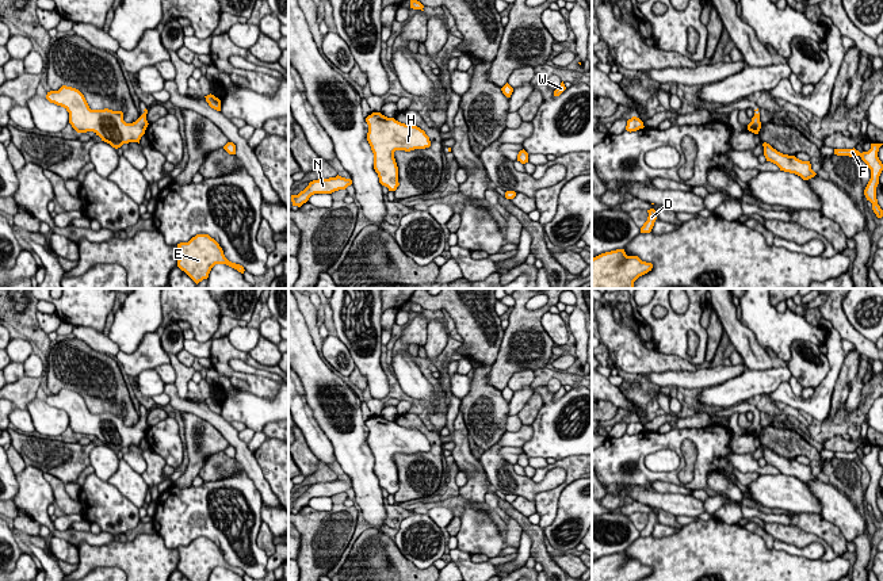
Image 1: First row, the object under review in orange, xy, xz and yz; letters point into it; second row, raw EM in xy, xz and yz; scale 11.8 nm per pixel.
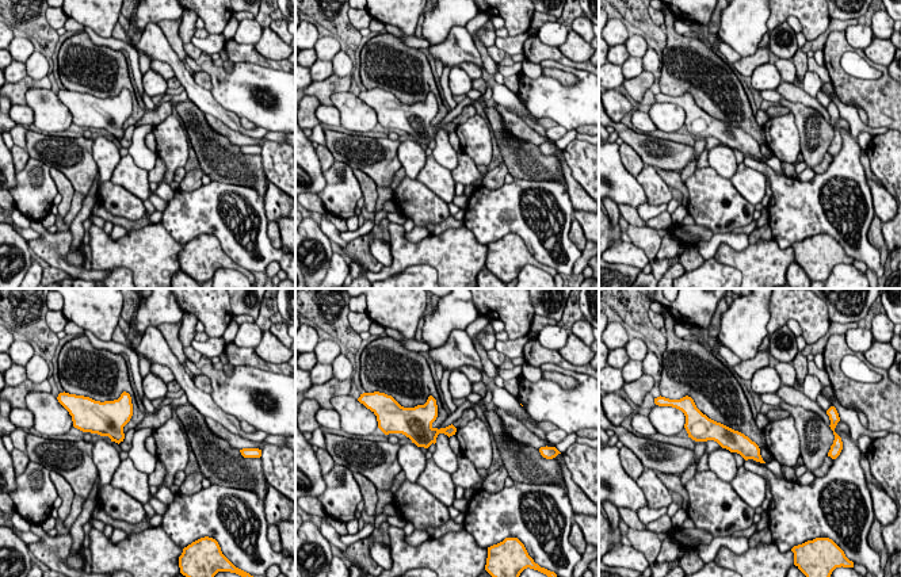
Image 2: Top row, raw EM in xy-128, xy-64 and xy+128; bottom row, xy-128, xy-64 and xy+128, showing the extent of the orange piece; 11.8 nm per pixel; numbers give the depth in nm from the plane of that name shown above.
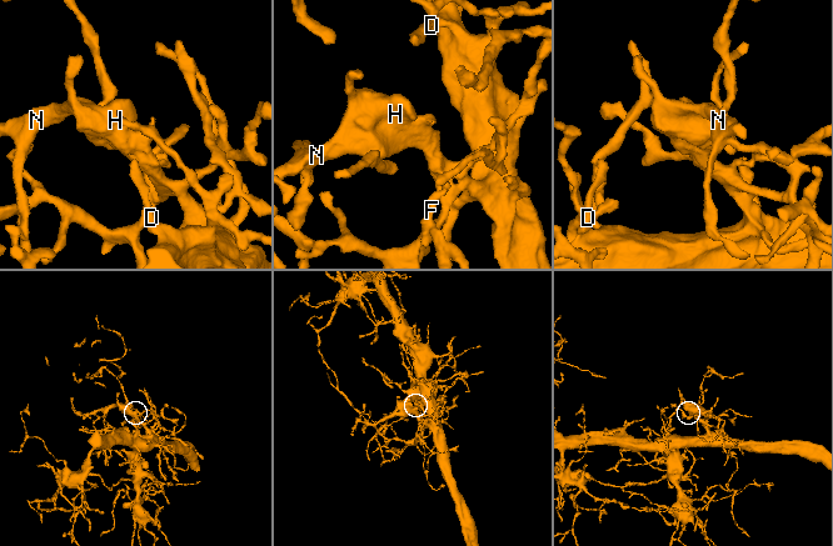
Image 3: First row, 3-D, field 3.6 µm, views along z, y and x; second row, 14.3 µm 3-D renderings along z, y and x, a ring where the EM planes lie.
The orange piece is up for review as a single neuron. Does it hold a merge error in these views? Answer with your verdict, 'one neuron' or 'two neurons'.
one neuron

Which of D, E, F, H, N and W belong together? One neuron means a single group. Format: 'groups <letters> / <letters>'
groups D E F H N W

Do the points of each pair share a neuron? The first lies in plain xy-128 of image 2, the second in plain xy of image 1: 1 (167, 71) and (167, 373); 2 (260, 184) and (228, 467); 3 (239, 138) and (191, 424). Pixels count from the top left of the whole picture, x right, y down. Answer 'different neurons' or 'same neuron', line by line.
1: same neuron
2: same neuron
3: same neuron

